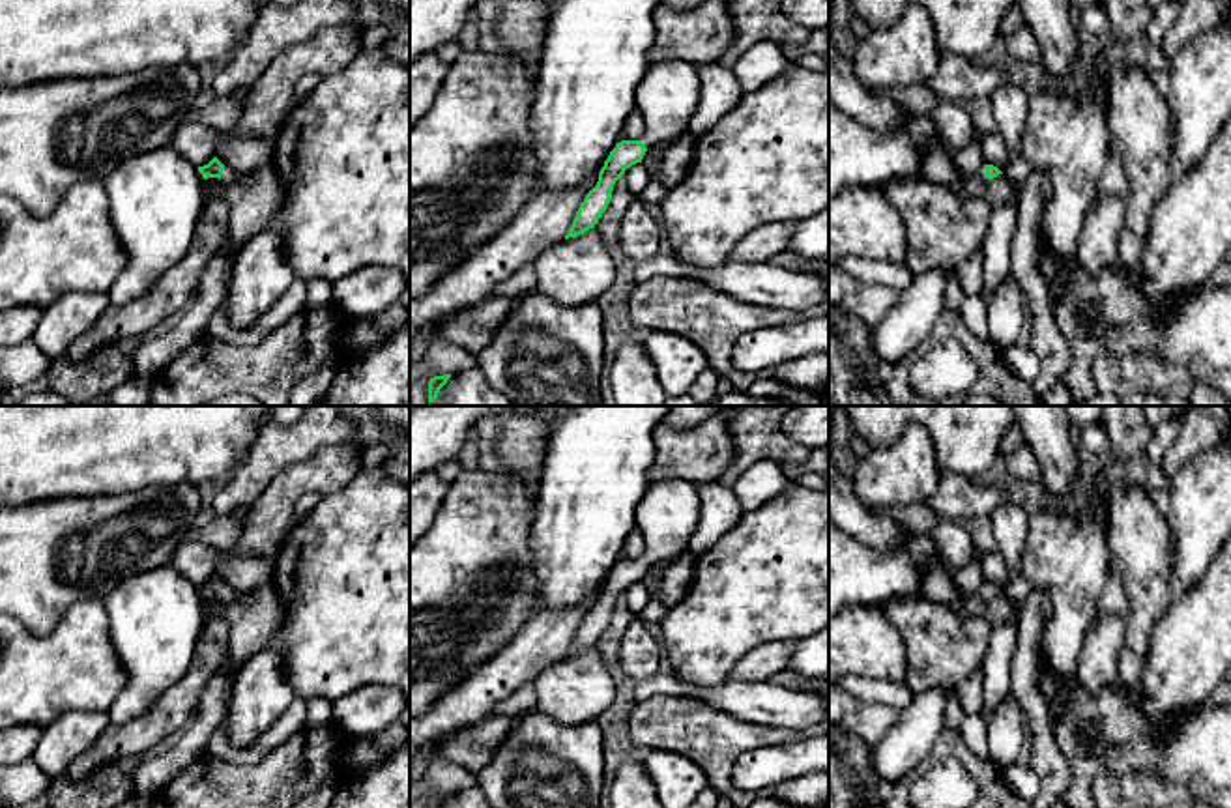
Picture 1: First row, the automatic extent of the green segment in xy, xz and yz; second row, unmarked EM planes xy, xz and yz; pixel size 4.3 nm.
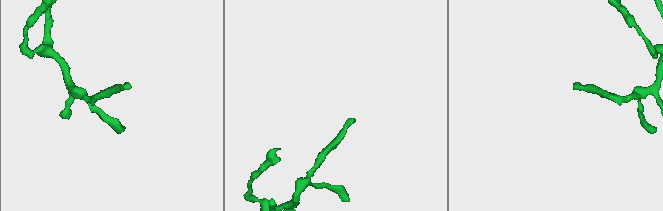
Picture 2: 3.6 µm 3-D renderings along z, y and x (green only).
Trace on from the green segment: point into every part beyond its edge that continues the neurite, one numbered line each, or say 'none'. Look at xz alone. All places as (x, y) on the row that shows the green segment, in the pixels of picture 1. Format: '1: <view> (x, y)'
1: xz (666, 98)

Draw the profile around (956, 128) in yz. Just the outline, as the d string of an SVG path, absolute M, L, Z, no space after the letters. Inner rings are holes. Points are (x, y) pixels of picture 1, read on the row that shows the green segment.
M943 99L932 112L930 118L943 137L945 144L952 152L963 150L978 133L971 116L958 107L954 101Z

